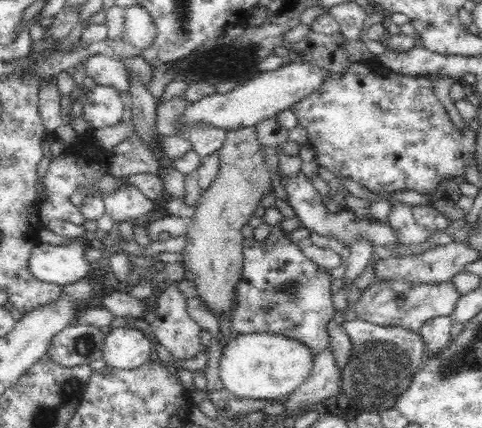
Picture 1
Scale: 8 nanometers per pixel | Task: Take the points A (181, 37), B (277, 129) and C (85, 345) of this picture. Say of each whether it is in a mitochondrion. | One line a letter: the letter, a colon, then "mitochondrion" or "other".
A: mitochondrion
B: other
C: mitochondrion

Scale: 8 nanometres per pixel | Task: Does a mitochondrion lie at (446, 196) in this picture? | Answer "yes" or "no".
no

